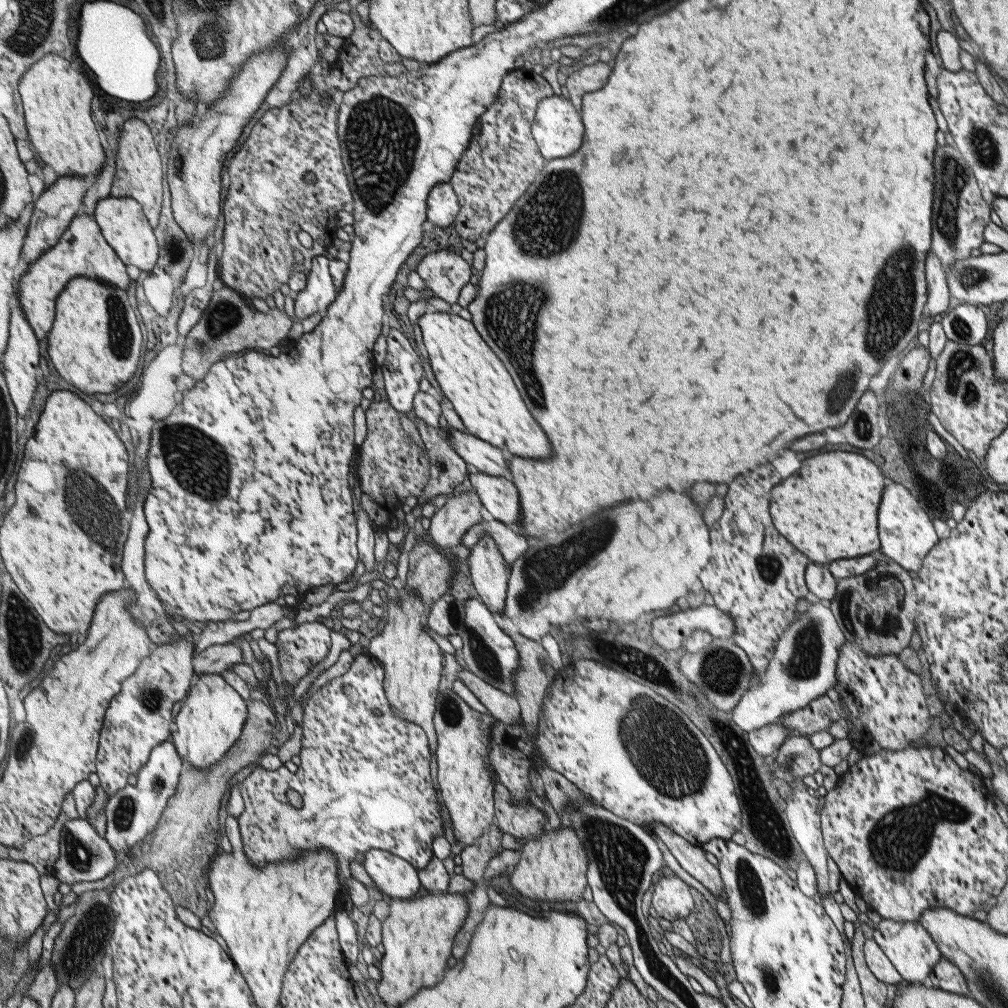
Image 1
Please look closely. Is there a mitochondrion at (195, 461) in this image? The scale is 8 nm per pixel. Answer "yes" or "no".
yes

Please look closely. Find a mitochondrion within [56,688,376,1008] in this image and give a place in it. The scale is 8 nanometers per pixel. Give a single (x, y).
(84, 946)

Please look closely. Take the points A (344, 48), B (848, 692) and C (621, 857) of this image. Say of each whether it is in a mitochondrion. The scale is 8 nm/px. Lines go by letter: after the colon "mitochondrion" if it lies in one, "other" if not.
A: other
B: other
C: mitochondrion

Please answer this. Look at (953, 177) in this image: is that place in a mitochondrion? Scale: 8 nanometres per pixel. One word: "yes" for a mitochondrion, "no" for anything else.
yes

